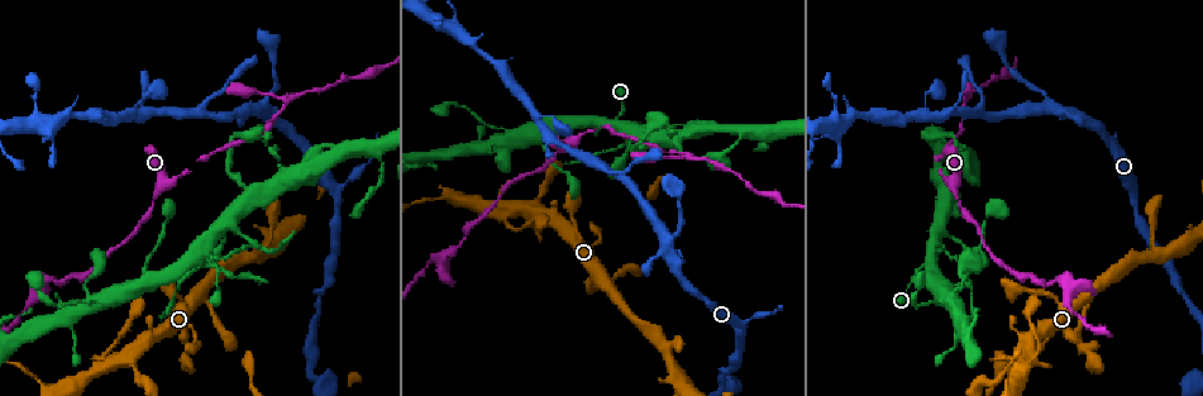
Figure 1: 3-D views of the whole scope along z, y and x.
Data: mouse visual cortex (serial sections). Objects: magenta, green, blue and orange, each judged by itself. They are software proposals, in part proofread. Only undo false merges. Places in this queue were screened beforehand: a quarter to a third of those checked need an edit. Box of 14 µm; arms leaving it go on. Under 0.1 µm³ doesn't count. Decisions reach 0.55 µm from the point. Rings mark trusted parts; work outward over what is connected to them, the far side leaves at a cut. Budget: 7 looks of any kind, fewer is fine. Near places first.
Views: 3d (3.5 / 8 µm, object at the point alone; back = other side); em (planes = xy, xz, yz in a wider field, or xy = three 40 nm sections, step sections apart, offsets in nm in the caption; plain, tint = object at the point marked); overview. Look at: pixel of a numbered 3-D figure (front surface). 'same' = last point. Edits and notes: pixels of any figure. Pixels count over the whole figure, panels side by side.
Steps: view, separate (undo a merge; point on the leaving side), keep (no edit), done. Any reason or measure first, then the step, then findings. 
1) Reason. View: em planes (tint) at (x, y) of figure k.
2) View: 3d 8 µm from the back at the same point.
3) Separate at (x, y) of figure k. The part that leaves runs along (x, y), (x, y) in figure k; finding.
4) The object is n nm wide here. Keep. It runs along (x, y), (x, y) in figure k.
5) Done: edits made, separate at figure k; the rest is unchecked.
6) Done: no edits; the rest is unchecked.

Thick turns thin. View: 3d 3.5 µm from the back at (244, 237) of figure 1.

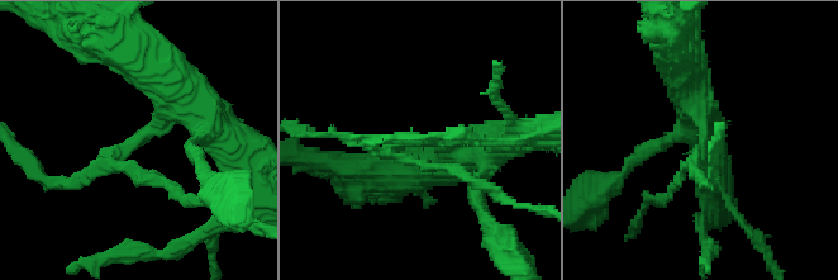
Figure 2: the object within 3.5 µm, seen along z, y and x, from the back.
View: em xy step 5 (tint) at (140, 138) of figure 2.

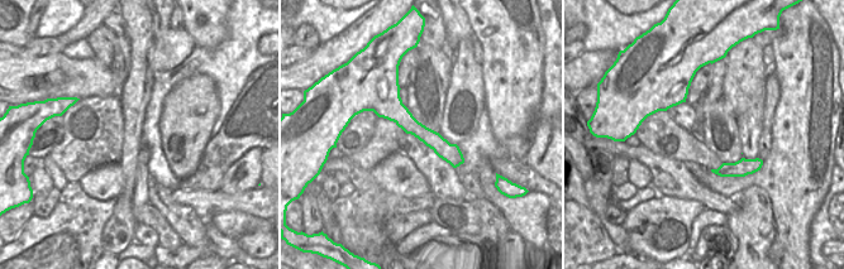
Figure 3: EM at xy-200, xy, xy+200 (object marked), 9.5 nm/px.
The object is 190 nm wide here. Separate at (117, 157) of figure 2. The part that leaves runs along (151, 129), (112, 160), (170, 188) in figure 2; two cells meet here.

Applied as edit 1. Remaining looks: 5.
Redraw. View: overview.

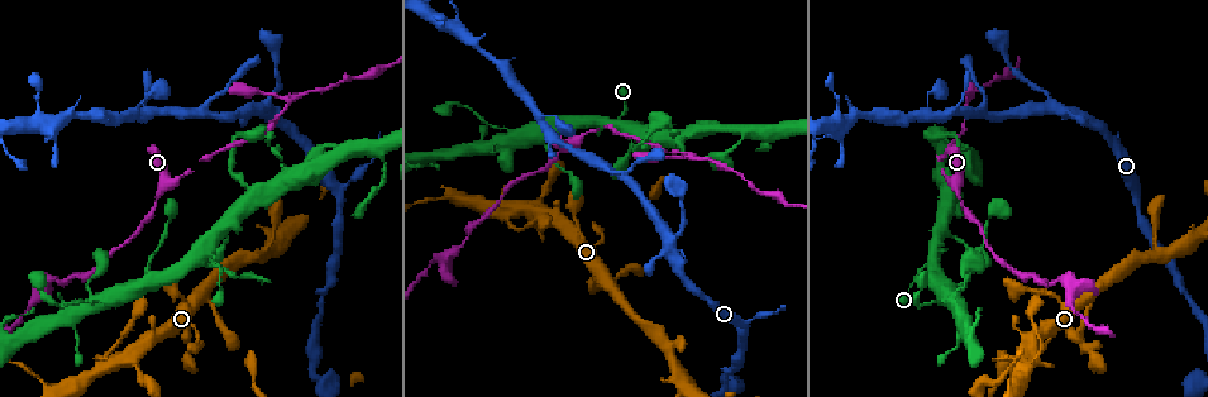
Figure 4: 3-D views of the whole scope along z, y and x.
Arms part here. View: 3d 8 µm at (966, 101) of figure 4.

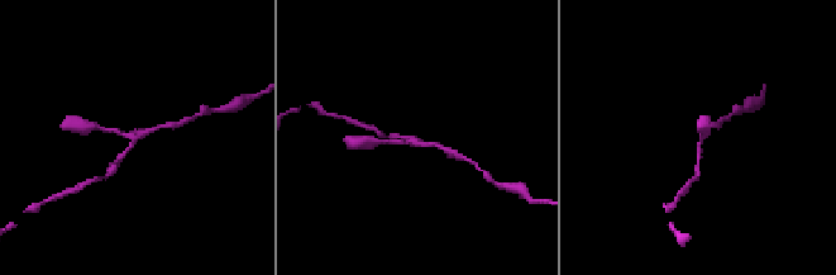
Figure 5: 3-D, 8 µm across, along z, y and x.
3 arms meet here; the arms are 150, 150, 150 nm wide. View: em xy step 5 (tint) at (700, 139) of figure 5.

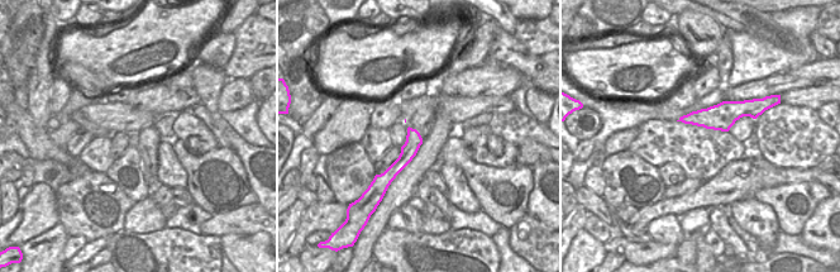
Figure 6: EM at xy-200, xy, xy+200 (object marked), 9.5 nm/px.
Keep. It runs along (413, 132), (411, 147), (387, 180) in figure 6; all the same cell.

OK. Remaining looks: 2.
Done: edits made, separate at figure 2; the rest is unchecked.

